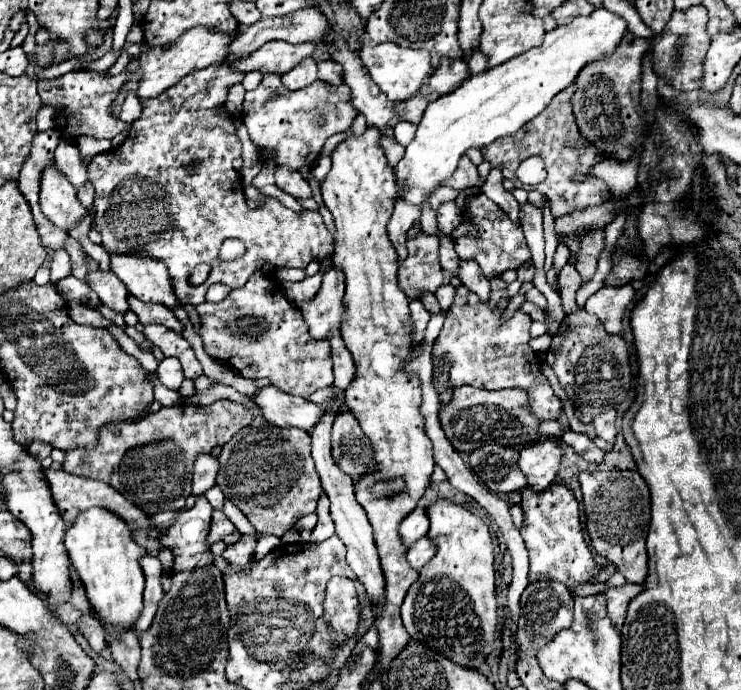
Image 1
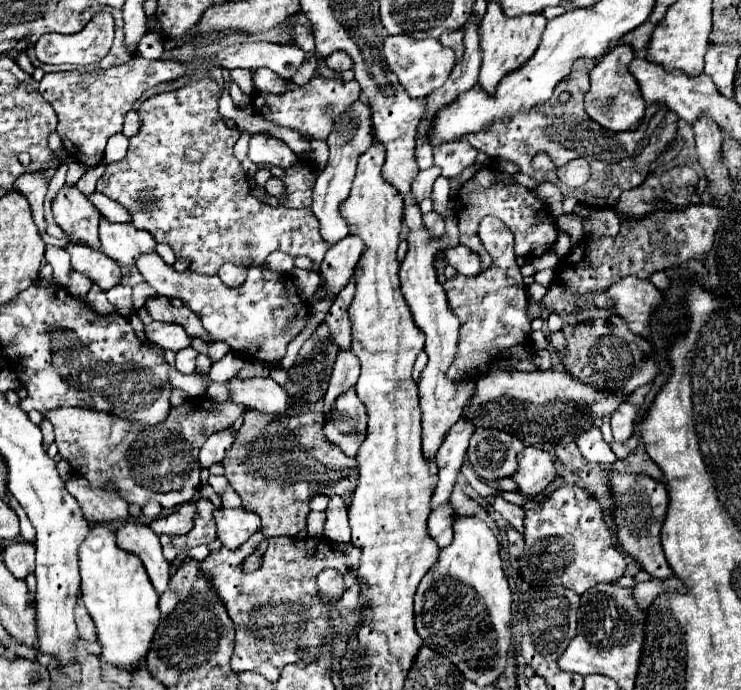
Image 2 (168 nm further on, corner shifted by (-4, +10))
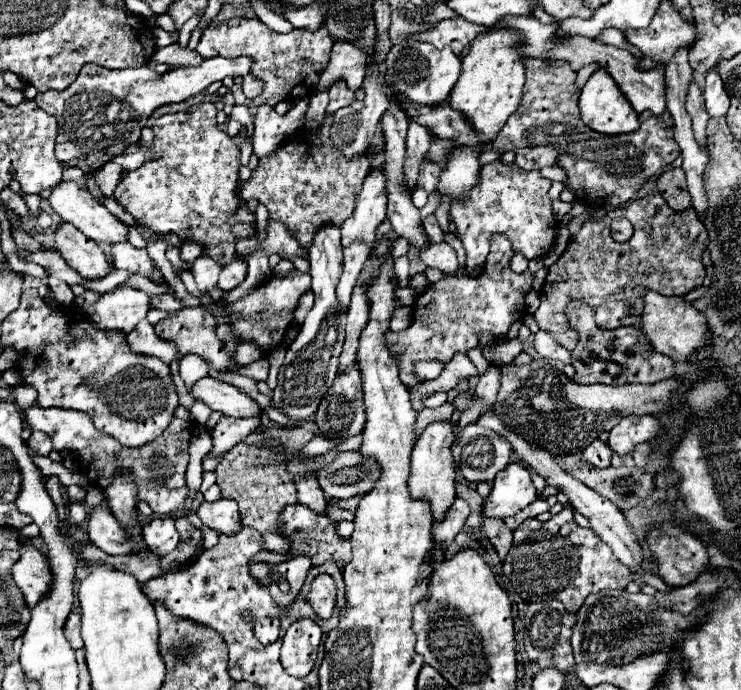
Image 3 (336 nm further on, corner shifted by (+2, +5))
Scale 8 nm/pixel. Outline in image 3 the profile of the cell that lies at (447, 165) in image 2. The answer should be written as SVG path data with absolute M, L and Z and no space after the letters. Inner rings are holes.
M435 137L431 147L429 147L429 159L437 161L441 167L445 167L445 155L455 147L455 143L451 143L449 139L439 139Z

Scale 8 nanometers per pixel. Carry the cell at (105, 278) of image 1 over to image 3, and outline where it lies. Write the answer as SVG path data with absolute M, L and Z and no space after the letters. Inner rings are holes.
M35 251L35 253L27 253L25 261L33 261L37 265L41 265L51 277L57 277L57 279L69 283L69 285L73 285L73 283L85 285L87 283L75 269L71 269L65 263L65 259L57 251Z

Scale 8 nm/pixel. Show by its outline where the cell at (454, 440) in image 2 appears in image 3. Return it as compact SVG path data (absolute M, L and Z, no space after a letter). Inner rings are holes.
M491 363L489 369L479 377L479 383L477 383L477 389L475 389L477 401L473 403L471 409L461 413L461 421L455 427L455 435L461 435L465 425L477 423L477 417L481 417L481 413L485 413L489 409L489 405L493 405L497 391L499 391L499 383L501 383L501 365Z

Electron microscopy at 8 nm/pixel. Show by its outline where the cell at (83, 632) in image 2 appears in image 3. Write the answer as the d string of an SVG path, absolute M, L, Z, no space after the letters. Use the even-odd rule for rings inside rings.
M71 613L67 617L67 623L65 623L65 637L69 641L69 645L73 649L81 649L83 647L83 639L81 639L81 615L79 613Z

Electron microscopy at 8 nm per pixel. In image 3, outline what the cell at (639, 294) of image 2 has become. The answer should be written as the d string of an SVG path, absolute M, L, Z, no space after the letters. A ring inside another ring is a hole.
M647 291L645 295L645 313L641 317L641 329L649 339L651 347L675 361L685 361L695 355L695 351L711 345L713 335L709 333L709 323L705 315L697 311L683 297L663 297L655 291Z

